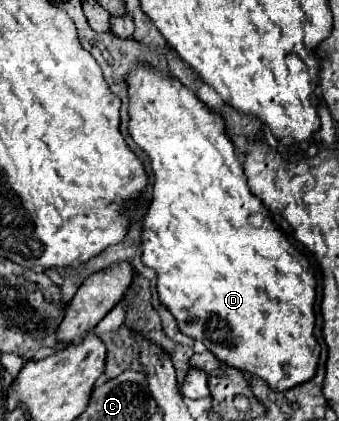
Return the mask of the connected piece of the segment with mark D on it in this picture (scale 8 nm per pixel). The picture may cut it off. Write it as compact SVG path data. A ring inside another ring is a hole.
M136 64L128 72L128 98L128 132L148 154L154 172L154 194L142 218L140 240L142 262L158 274L160 302L178 320L182 334L204 342L228 366L250 370L276 390L310 380L320 358L320 344L314 340L314 270L270 220L262 200L250 192L222 116L212 112L180 80L164 76L148 64Z

